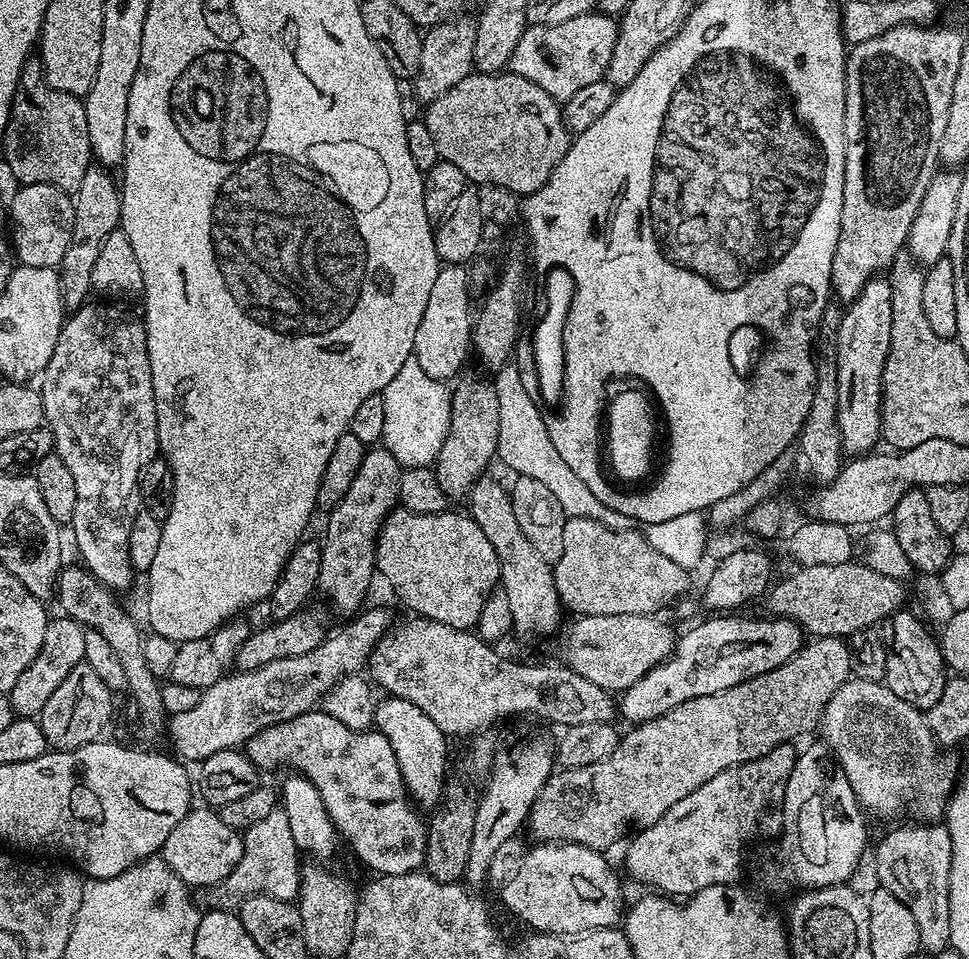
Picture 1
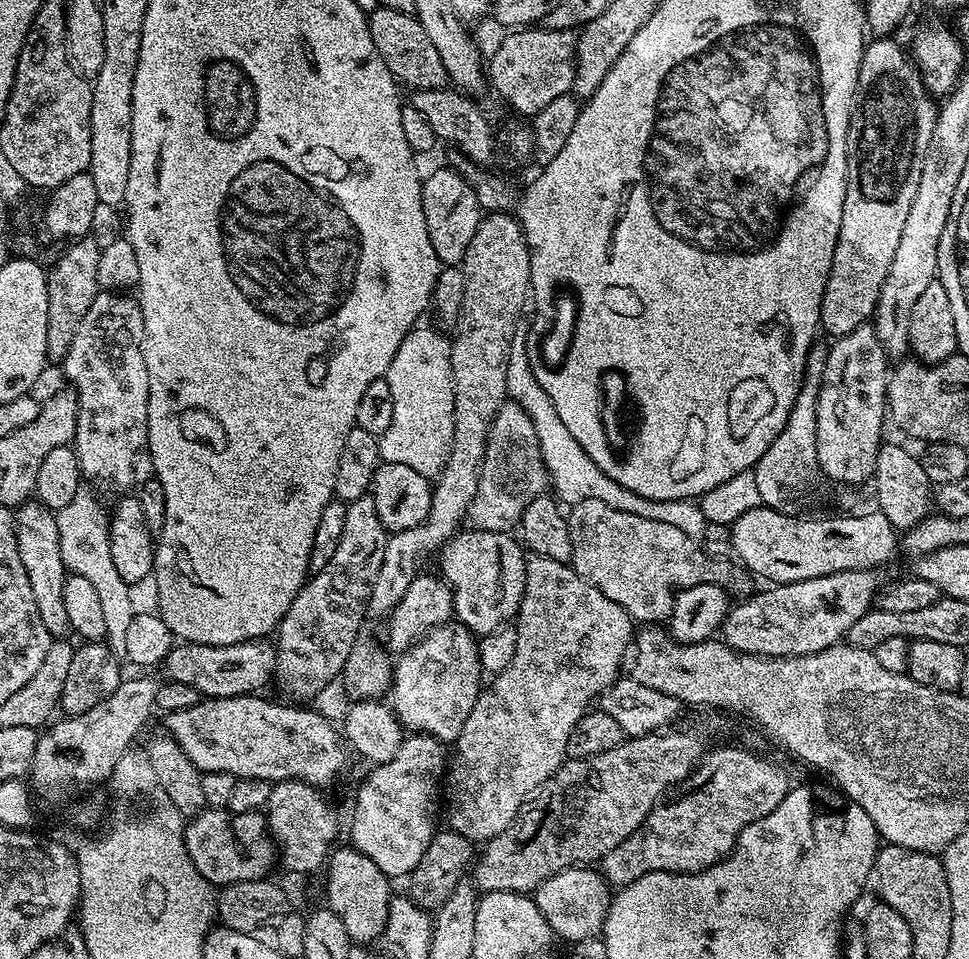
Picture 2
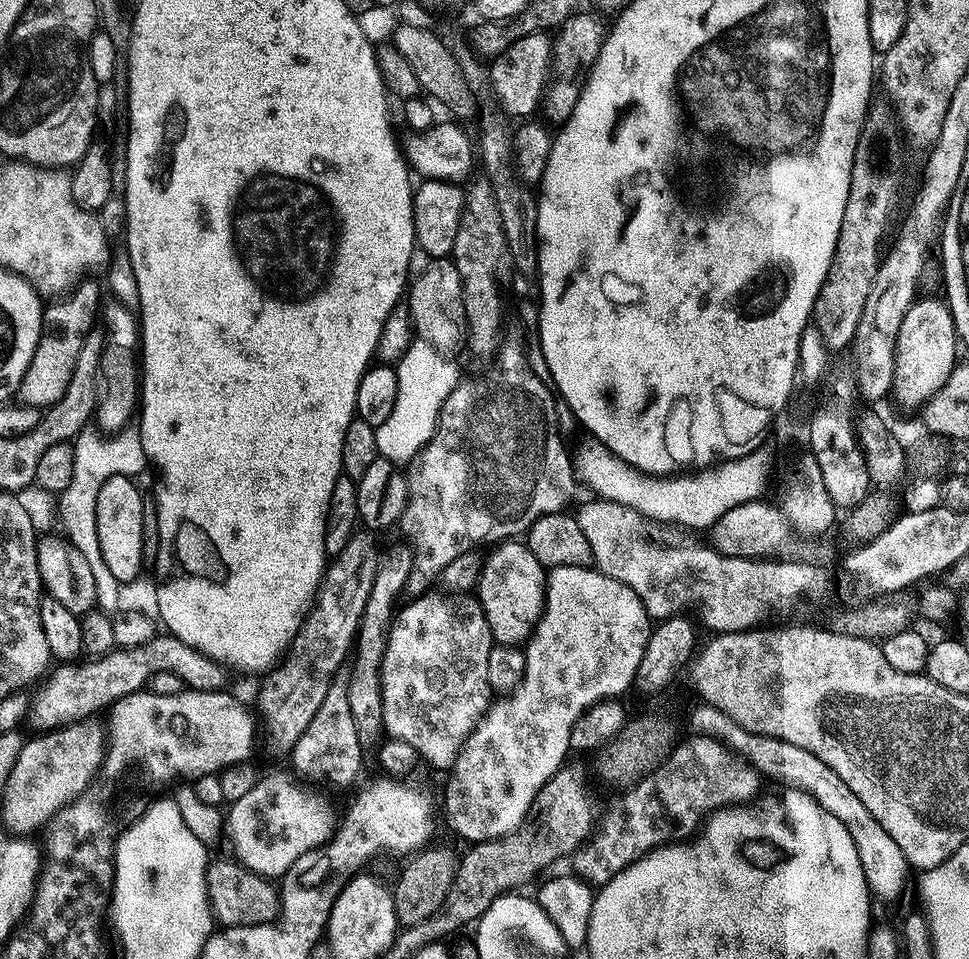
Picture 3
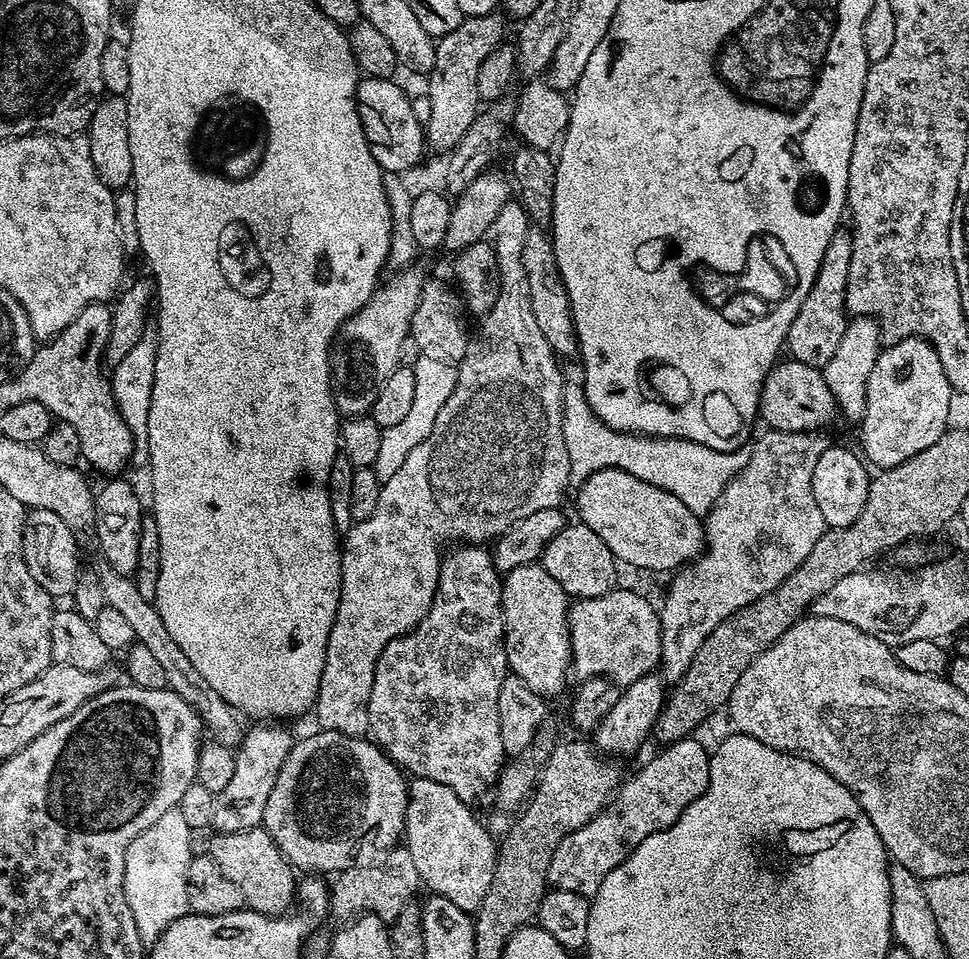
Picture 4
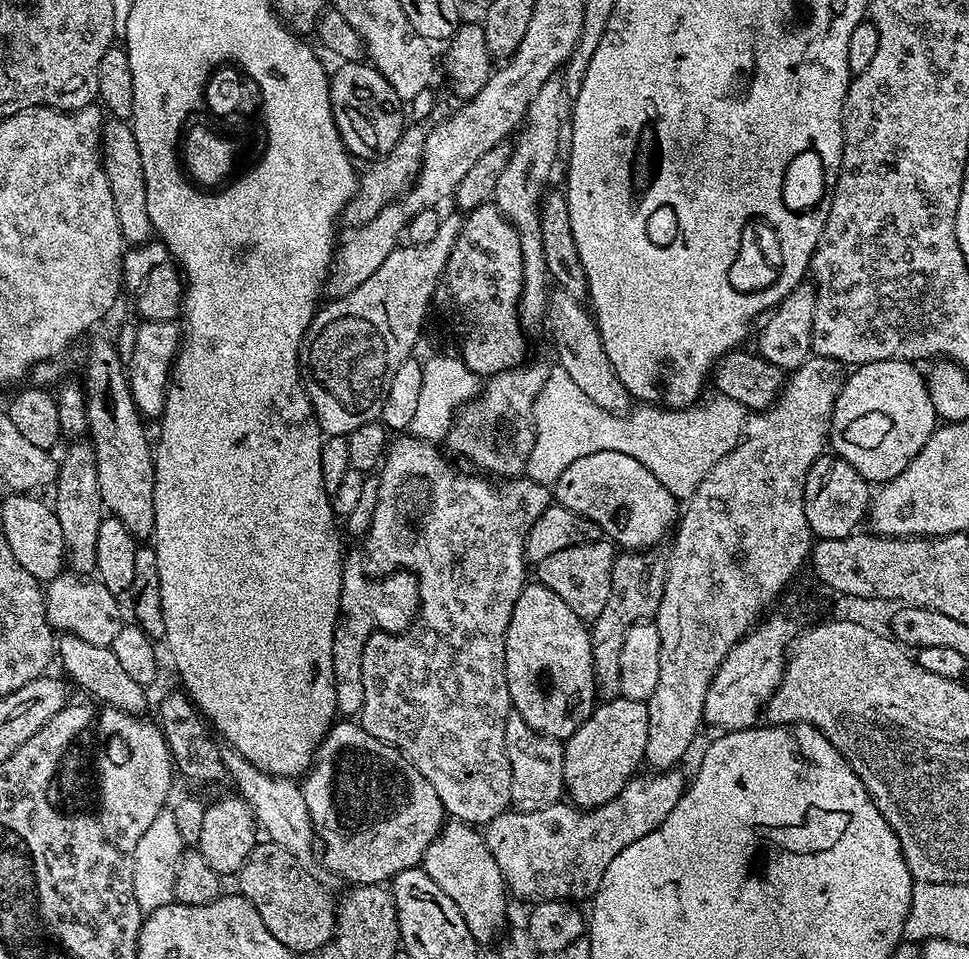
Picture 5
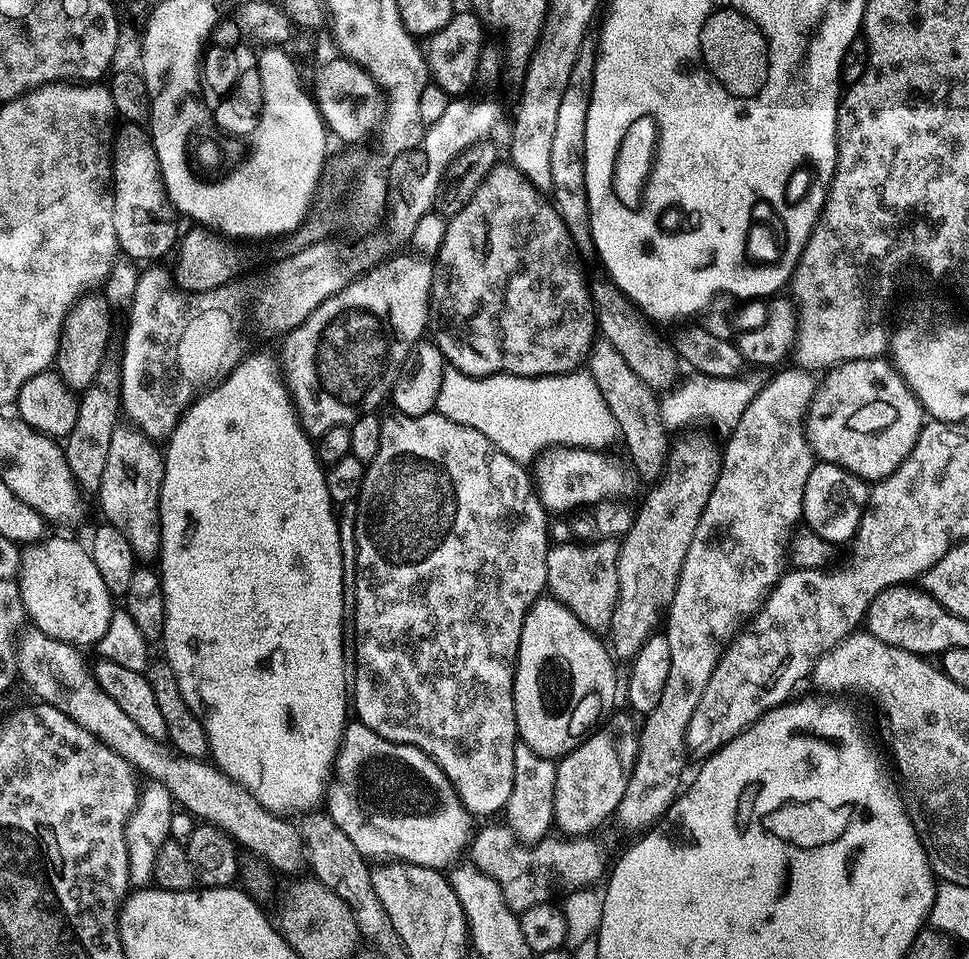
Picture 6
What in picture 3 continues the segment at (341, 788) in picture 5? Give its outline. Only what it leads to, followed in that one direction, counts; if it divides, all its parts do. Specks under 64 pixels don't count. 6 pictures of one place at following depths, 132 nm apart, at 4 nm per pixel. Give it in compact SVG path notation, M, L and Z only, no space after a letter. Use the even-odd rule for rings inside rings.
M291 771L272 772L269 776L261 775L257 779L254 790L250 790L243 798L231 801L226 812L226 828L237 846L244 848L244 852L249 856L252 871L260 873L265 878L282 878L298 862L300 856L311 854L315 848L321 848L332 839L338 828L338 816L332 809L332 804L320 792L315 792L312 788L307 788L304 784L299 784L295 780L297 777Z

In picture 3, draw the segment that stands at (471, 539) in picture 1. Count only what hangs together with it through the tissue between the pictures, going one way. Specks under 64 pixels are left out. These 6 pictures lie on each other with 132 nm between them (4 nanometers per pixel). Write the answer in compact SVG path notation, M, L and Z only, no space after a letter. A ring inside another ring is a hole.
M509 538L495 548L497 549L487 556L484 568L480 571L478 599L484 607L493 641L496 644L520 646L531 636L544 613L546 569L538 562L538 558L534 558L527 543L519 539Z

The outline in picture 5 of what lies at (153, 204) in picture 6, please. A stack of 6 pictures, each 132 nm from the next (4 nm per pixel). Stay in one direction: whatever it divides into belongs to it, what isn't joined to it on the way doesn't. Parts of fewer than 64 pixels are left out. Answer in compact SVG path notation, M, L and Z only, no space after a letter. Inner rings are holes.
M109 119L102 133L102 163L110 182L110 194L114 194L114 210L118 214L118 226L129 245L144 244L153 239L150 214L146 208L146 190L142 174L142 158L138 154L138 142L129 121Z

